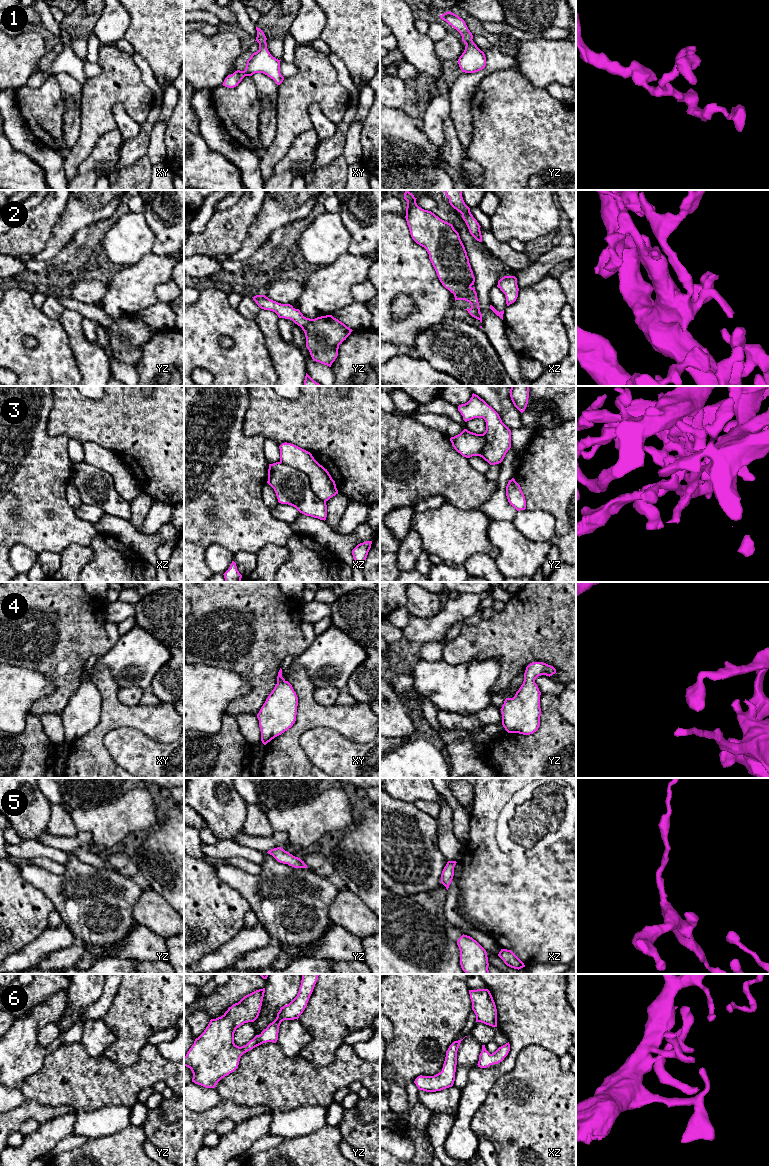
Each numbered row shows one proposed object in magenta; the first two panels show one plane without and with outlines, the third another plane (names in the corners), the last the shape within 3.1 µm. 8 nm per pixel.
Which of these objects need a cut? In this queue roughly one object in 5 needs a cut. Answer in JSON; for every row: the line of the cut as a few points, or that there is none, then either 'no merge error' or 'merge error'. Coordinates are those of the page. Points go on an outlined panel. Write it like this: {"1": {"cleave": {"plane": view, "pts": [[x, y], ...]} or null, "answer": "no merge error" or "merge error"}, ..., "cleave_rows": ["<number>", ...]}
{"1": {"cleave": null, "answer": "no merge error"}, "2": {"cleave": null, "answer": "no merge error"}, "3": {"cleave": null, "answer": "no merge error"}, "4": {"cleave": null, "answer": "no merge error"}, "5": {"cleave": null, "answer": "no merge error"}, "6": {"cleave": null, "answer": "no merge error"}, "cleave_rows": []}

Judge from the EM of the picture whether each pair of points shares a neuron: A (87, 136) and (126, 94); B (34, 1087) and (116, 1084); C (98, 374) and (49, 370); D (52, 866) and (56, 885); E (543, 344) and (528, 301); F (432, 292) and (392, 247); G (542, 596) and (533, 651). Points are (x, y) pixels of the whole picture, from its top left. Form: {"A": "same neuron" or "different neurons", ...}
{"A": "same neuron", "B": "same neuron", "C": "different neurons", "D": "different neurons", "E": "same neuron", "F": "same neuron", "G": "same neuron"}

